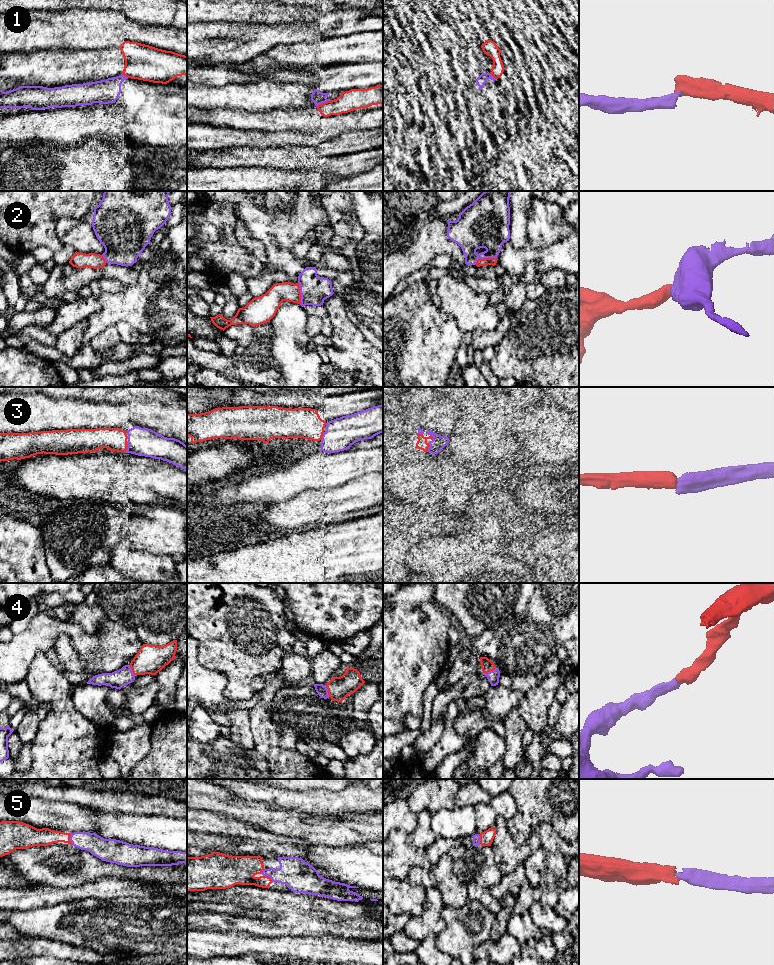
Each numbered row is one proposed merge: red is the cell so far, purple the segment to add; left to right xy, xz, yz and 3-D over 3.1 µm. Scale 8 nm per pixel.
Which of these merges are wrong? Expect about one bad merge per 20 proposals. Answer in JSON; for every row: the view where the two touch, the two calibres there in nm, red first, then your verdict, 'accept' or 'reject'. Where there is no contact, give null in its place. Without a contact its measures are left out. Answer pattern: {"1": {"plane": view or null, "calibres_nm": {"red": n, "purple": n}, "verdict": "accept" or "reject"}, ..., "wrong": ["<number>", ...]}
{"1": {"plane": "xz", "calibres_nm": {"red": 160, "purple": 100}, "verdict": "accept"}, "2": {"plane": "yz", "calibres_nm": {"red": 60, "purple": 340}, "verdict": "accept"}, "3": {"plane": "xy", "calibres_nm": {"red": 190, "purple": 220}, "verdict": "accept"}, "4": {"plane": "yz", "calibres_nm": {"red": 100, "purple": 100}, "verdict": "accept"}, "5": {"plane": "xy", "calibres_nm": {"red": 140, "purple": 160}, "verdict": "accept"}, "wrong": []}

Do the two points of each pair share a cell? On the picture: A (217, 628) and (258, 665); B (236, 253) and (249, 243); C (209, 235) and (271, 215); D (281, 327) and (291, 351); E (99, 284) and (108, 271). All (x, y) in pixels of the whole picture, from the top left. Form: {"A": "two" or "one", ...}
{"A": "one", "B": "two", "C": "two", "D": "one", "E": "two"}

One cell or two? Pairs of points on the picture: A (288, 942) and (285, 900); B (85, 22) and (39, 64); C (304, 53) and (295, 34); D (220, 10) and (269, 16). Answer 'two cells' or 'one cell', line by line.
A: two cells
B: two cells
C: two cells
D: one cell

